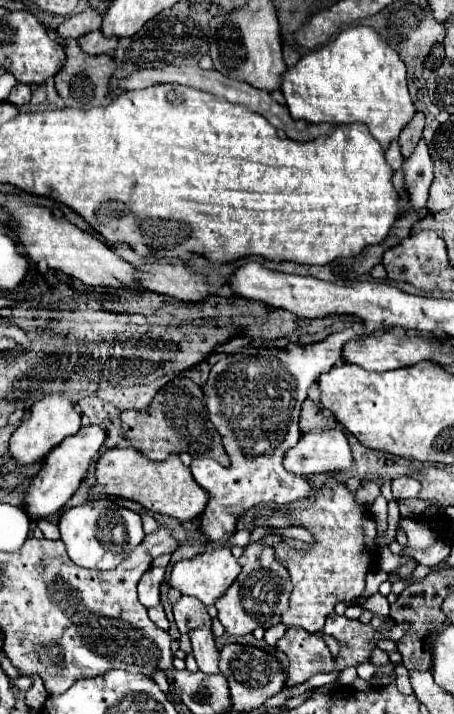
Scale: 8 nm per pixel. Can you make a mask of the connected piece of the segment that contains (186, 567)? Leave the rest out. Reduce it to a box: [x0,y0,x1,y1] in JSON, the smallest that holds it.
[168,546,242,604]

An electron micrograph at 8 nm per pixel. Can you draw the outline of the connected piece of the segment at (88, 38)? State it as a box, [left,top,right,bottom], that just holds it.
[78,30,118,54]

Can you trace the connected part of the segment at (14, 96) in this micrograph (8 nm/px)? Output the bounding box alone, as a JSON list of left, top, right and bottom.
[8,82,32,106]

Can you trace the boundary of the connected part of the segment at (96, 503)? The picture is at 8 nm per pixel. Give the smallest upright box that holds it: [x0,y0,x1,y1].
[58,496,144,570]

